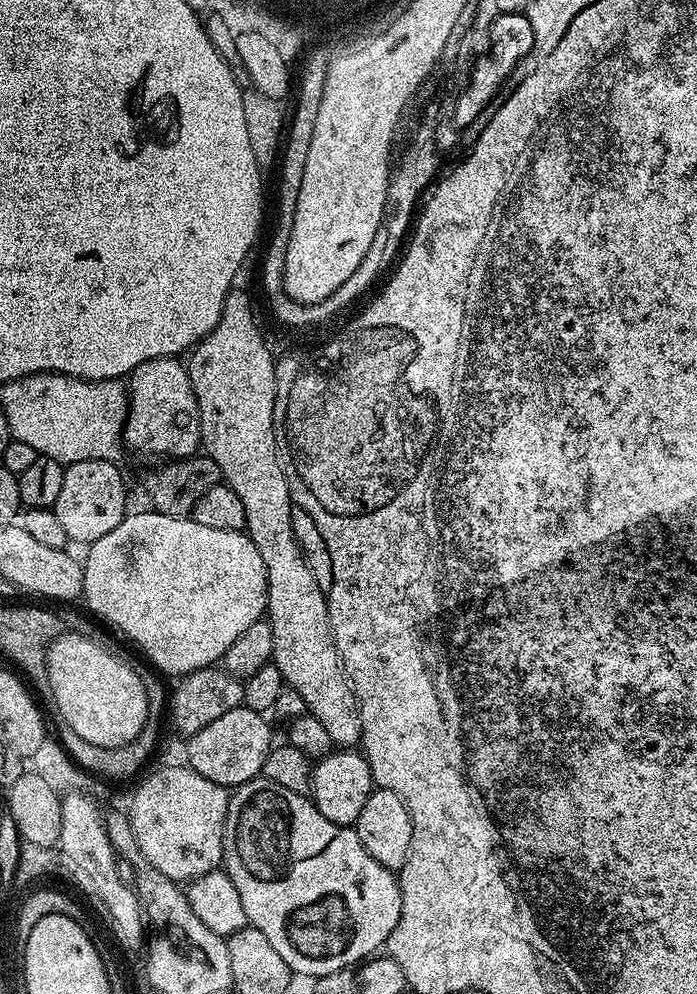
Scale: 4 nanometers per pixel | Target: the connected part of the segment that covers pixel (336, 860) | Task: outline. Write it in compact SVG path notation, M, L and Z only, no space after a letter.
M257 778L231 789L222 868L242 898L248 924L262 930L282 962L301 977L319 978L367 961L387 945L394 926L398 926L402 894L397 873L370 858L370 850L362 846L355 827L322 818L307 795L294 794L278 782Z

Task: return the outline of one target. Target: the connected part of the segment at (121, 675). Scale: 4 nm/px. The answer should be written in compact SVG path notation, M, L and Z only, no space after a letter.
M61 631L60 636L48 647L48 677L50 678L50 699L56 703L56 712L61 716L63 727L74 730L78 738L86 738L99 748L123 750L139 736L149 723L148 692L140 681L140 676L128 664L120 664L116 656L111 656L100 644L95 644L88 636L76 632Z

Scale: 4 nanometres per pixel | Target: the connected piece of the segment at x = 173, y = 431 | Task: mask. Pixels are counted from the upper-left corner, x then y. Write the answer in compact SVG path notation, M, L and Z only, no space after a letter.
M163 356L162 358L154 358L150 362L142 362L142 366L138 366L126 380L126 391L128 394L128 417L124 420L124 435L122 444L125 449L128 448L132 452L137 452L140 456L164 456L160 458L171 458L174 460L187 460L189 456L197 455L200 443L200 411L198 410L198 398L194 398L194 386L190 382L190 374L187 367L175 356Z

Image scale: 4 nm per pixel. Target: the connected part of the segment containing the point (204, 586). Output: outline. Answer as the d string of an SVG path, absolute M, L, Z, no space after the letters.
M147 510L148 512L136 512L133 514L125 515L122 522L118 522L118 526L114 526L114 530L110 530L110 534L102 534L102 538L98 538L93 544L87 545L86 552L88 552L88 557L83 557L82 567L84 570L84 594L82 597L83 603L88 603L88 608L96 616L101 616L106 623L112 628L117 628L124 636L129 636L138 647L144 651L144 656L157 668L160 672L165 672L168 676L173 676L173 678L179 678L182 676L189 676L194 670L199 668L211 668L217 662L223 661L226 650L230 650L230 646L234 646L235 640L238 638L238 634L242 634L245 630L250 630L250 626L254 626L254 622L261 619L265 615L266 609L268 607L268 571L266 566L262 562L262 554L258 554L258 546L254 546L254 542L245 534L243 531L235 532L234 530L213 530L210 526L202 526L198 521L185 518L183 516L167 516L161 512L155 510Z

